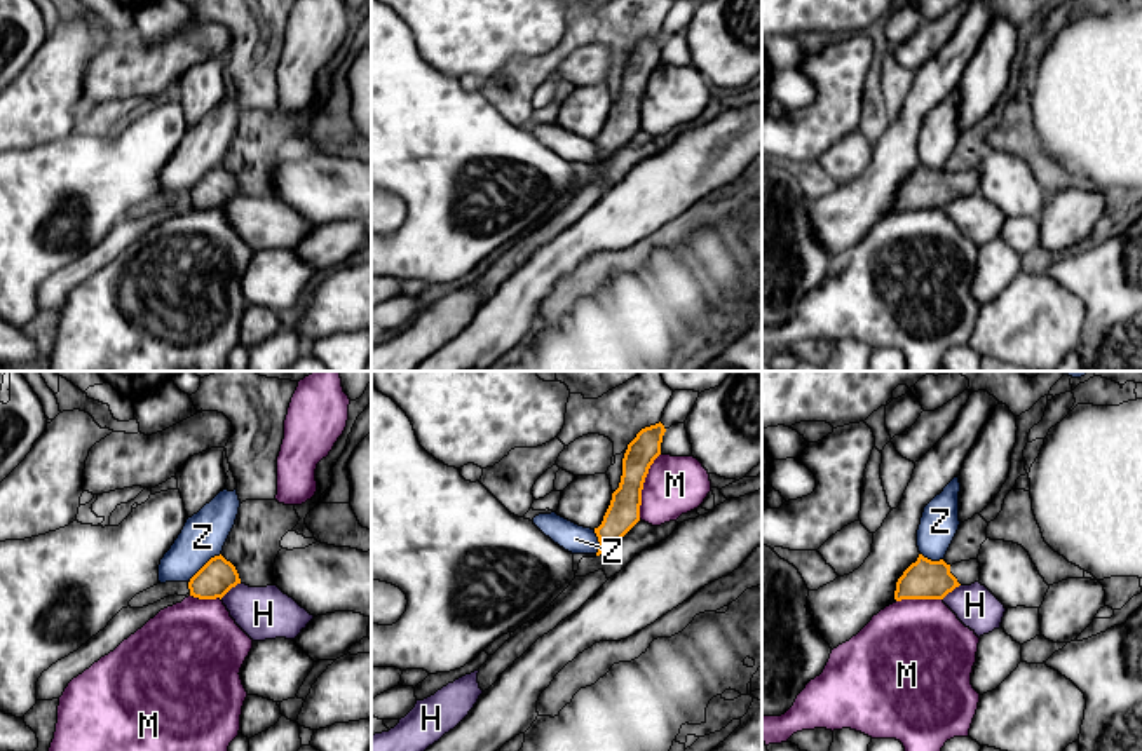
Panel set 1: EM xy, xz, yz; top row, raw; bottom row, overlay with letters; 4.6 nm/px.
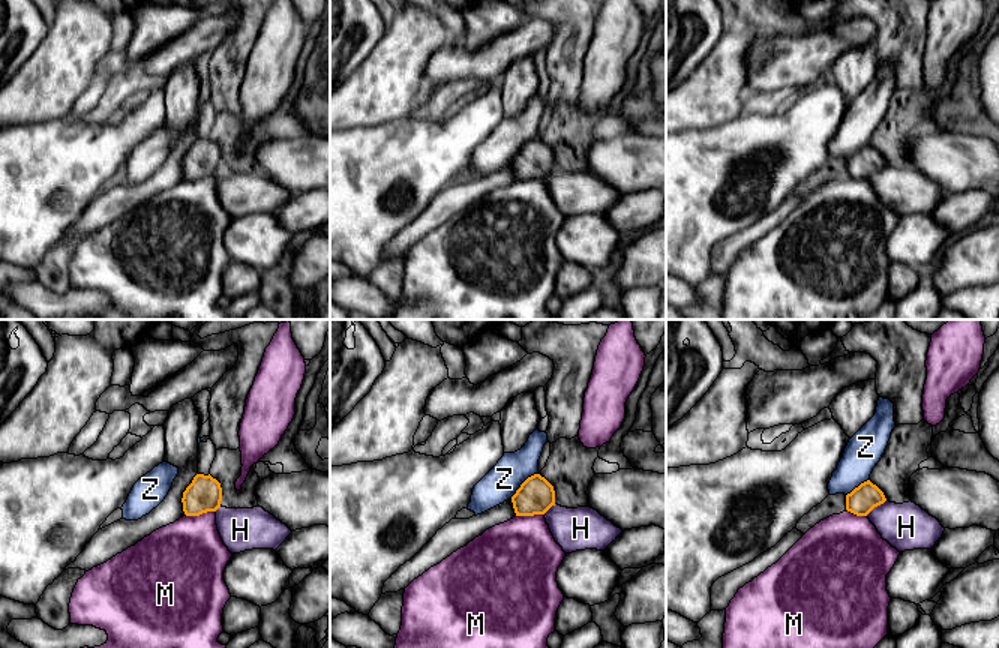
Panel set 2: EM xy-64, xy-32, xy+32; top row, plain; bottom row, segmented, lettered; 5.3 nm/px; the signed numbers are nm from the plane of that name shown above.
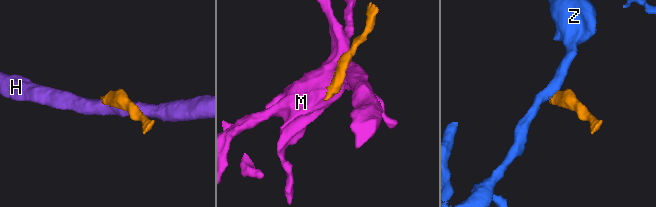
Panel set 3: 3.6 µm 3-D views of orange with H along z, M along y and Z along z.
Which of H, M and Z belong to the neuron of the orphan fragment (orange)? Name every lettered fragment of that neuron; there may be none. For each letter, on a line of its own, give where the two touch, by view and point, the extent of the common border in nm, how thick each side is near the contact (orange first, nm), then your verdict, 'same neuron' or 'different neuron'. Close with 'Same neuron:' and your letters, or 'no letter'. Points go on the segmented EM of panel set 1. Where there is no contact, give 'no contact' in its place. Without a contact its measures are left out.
H: contact xy (229, 589); length 120 nm; calibres 170 and 240 nm; different neuron
M: contact xz (642, 487); length 320 nm; calibres 150 and 280 nm; different neuron
Z: contact xy (203, 567); length 200 nm; calibres 170 and 200 nm; different neuron
Same neuron: no letter

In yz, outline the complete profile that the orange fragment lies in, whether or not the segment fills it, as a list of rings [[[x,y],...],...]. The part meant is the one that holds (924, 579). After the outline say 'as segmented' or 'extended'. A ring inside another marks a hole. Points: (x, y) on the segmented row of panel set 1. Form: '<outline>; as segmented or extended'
[[[919,554],[896,582],[894,599],[943,599],[959,585],[980,580],[978,559],[947,565],[943,559],[931,561]]]; extended

